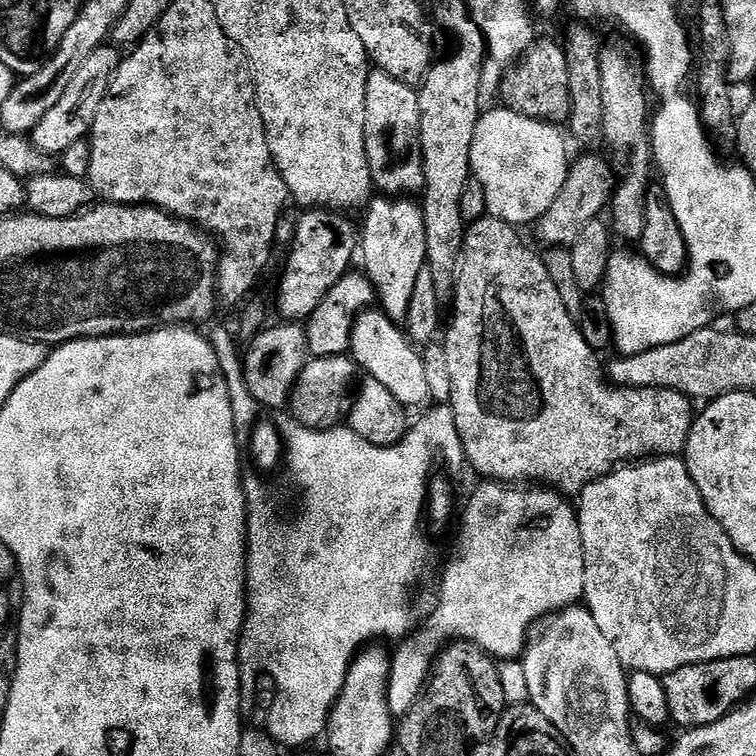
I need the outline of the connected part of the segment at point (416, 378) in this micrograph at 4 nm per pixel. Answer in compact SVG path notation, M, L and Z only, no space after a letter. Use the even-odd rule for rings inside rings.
M369 310L360 313L356 325L352 327L350 355L365 377L382 382L382 386L386 386L386 390L390 390L390 394L394 394L405 409L420 408L424 403L429 403L430 389L426 386L421 349L383 312Z

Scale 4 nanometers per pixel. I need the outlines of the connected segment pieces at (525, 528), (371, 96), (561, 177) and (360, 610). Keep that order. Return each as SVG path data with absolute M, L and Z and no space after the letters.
M484 482L481 485L481 488L473 490L464 508L464 517L460 520L460 545L453 550L444 568L440 597L436 600L436 609L428 625L421 632L413 631L407 638L401 639L400 649L391 653L388 705L393 717L403 718L412 709L428 683L437 656L449 642L469 640L493 658L503 661L516 656L517 659L526 647L532 624L539 625L545 618L564 608L579 605L584 599L584 551L577 509L573 505L571 508L568 505L571 503L551 488L509 486L499 482Z
M379 70L369 71L366 82L366 122L364 123L364 141L366 158L370 166L373 185L381 193L392 198L405 194L416 194L424 187L424 163L420 149L420 111L418 110L418 92L411 83L396 78Z
M496 106L493 112L485 111L481 115L474 130L470 162L472 176L482 182L482 190L486 194L487 215L513 226L532 226L544 217L546 210L550 210L554 203L554 198L558 198L558 190L562 190L570 167L570 155L567 152L570 144L565 133L560 131L557 125L550 124L547 120L531 120L530 117L520 116L503 106Z
M436 406L433 412L425 418L421 424L416 424L407 429L405 434L394 446L378 446L358 438L358 434L351 432L348 427L331 428L330 430L318 431L317 428L303 428L295 422L283 425L282 439L284 442L283 459L288 464L288 476L296 483L300 491L300 513L293 520L287 520L280 516L268 488L260 480L244 480L244 494L248 497L248 586L246 589L246 611L244 613L244 627L242 629L243 647L256 652L256 656L264 656L264 664L268 664L267 675L274 678L276 683L276 697L274 706L266 714L266 731L276 742L288 748L300 748L303 744L312 744L316 739L323 737L328 731L328 719L336 699L340 696L342 686L346 682L348 667L357 652L365 646L371 645L379 636L396 636L404 638L413 631L412 608L408 605L408 599L412 596L412 583L428 568L428 544L420 533L420 516L425 515L428 503L428 486L434 475L432 463L436 455L448 463L449 477L473 475L470 462L466 458L466 450L462 446L462 440L458 434L458 426L454 422L454 414L451 407Z

